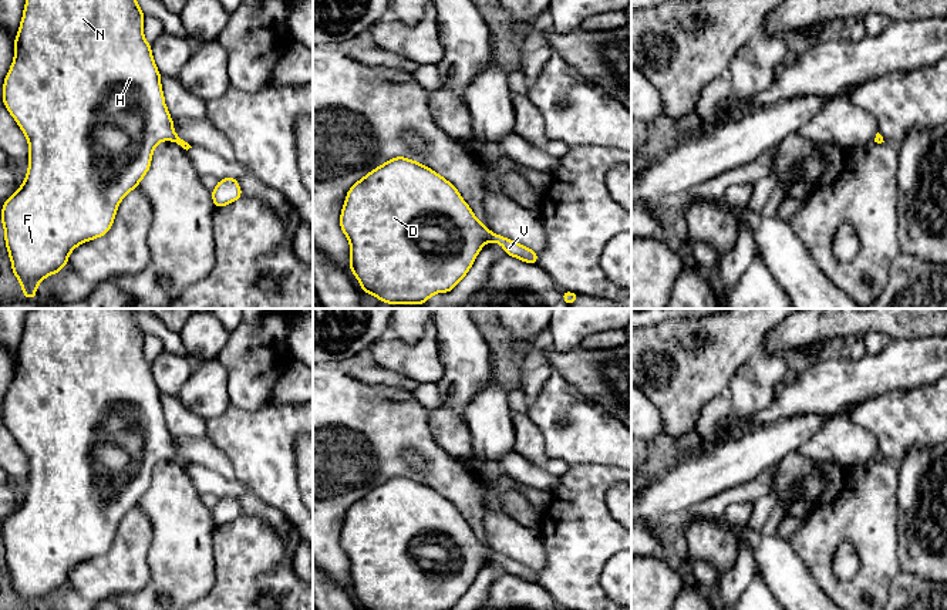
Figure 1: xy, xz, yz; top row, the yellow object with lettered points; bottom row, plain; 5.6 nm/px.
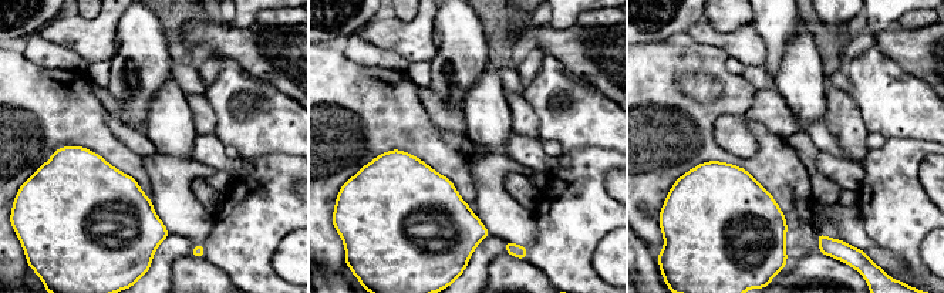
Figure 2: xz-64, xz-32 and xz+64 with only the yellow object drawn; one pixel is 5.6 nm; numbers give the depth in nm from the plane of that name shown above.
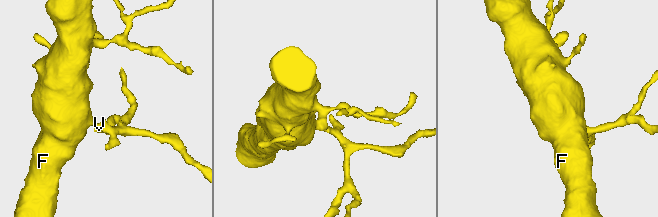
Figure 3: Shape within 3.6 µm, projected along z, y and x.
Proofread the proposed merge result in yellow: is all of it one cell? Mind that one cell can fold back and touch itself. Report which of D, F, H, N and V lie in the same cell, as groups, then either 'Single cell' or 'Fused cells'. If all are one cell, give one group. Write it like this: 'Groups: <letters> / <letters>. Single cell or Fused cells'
Groups: D F H N V. Single cell

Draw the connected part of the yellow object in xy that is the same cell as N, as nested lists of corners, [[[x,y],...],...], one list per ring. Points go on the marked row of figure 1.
[[[26,0],[23,18],[14,40],[13,64],[3,84],[3,102],[28,141],[28,171],[24,183],[4,202],[0,216],[9,257],[11,259],[11,270],[20,282],[26,299],[37,297],[36,290],[40,282],[61,272],[68,263],[70,253],[78,245],[108,233],[118,205],[139,185],[149,171],[154,149],[159,142],[173,141],[186,151],[192,148],[175,134],[173,121],[165,105],[161,73],[155,65],[151,44],[144,37],[144,16],[137,0]]]

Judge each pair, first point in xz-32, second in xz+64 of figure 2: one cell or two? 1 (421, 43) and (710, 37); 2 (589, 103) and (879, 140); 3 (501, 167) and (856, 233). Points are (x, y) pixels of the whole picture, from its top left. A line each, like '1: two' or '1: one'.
1: one
2: two
3: one

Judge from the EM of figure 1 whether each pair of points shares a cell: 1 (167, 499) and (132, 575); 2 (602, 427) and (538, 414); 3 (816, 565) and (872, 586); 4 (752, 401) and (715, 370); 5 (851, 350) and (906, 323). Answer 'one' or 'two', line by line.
1: two
2: one
3: one
4: two
5: two

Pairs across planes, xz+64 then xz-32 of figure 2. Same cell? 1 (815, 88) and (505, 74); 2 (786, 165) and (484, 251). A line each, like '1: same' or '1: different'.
1: different
2: different

